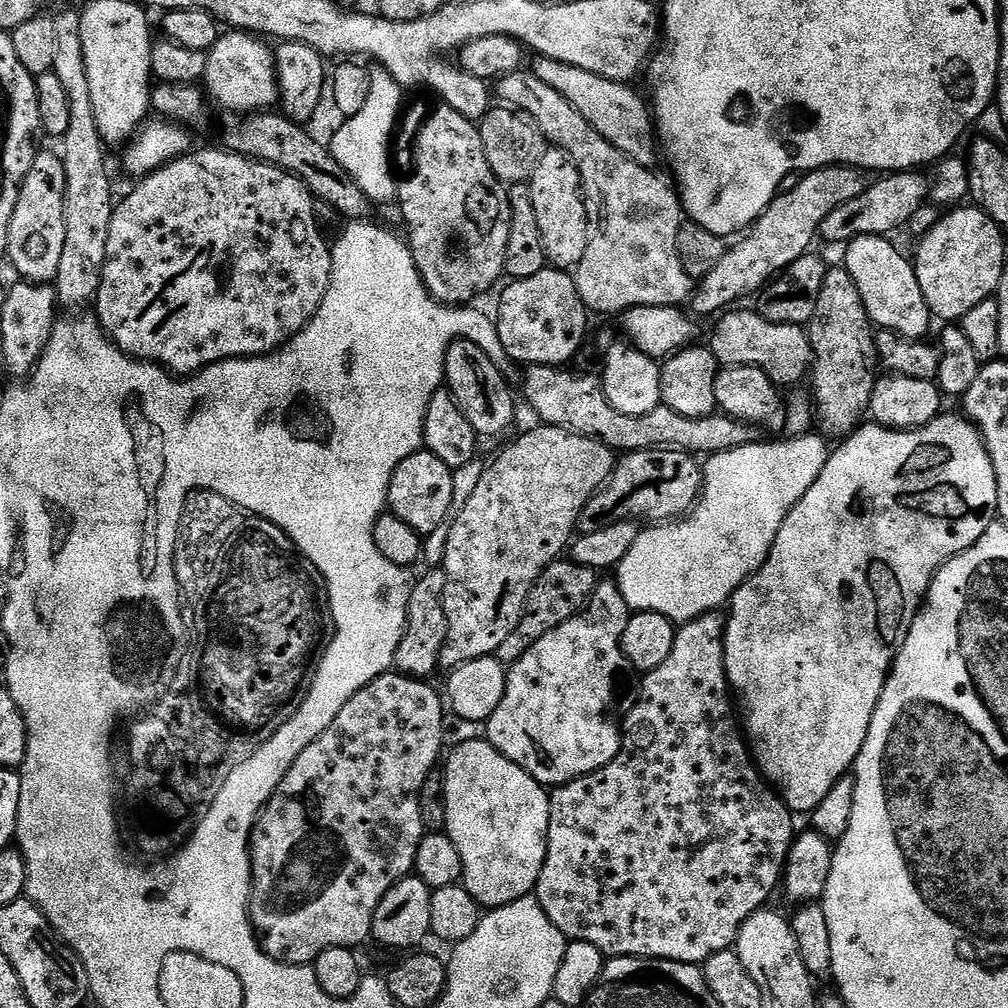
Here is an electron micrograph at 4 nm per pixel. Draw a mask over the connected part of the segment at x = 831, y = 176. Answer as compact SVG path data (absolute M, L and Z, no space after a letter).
M831 164L828 168L803 173L792 192L781 191L746 234L735 241L737 244L725 251L722 262L718 262L718 266L699 281L690 301L691 311L697 317L715 317L740 302L735 300L743 296L755 297L765 285L775 281L789 266L798 262L798 258L809 255L811 248L808 247L818 240L826 214L834 214L838 206L858 198L866 187L864 176L861 169L850 168L847 164Z

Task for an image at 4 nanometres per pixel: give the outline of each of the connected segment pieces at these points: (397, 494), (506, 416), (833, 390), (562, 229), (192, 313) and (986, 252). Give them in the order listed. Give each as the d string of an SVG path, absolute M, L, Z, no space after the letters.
M426 450L414 453L410 458L403 460L398 470L394 470L388 487L387 507L415 532L427 534L438 531L440 523L444 519L447 521L452 512L454 498L452 474L453 469L448 468L446 462L434 458L434 454Z
M465 338L456 340L448 348L448 353L444 359L444 379L447 391L452 393L452 397L458 402L462 414L466 414L466 422L474 426L477 437L500 436L512 424L512 419L516 416L516 400L512 397L512 388L508 385L506 377L500 373L500 368L488 357L488 352L480 344L475 344L475 339Z
M829 267L822 282L822 294L818 294L818 306L814 306L814 318L808 321L806 331L814 357L810 381L818 432L829 441L843 442L865 423L878 379L876 368L881 367L873 322L866 314L866 306L862 306L862 294L858 294L858 286L854 286L847 268Z
M549 147L532 174L528 189L534 198L534 211L538 218L538 227L542 229L542 246L546 250L548 264L561 270L575 269L576 265L582 262L582 254L586 254L590 235L590 213L582 191L580 171L575 162L564 149Z
M208 148L205 152L193 150L186 156L171 160L163 168L143 177L137 183L140 185L121 204L119 201L113 207L110 238L106 238L108 257L94 301L94 315L112 343L119 346L127 356L158 364L180 378L201 372L223 360L266 356L269 352L284 347L312 321L318 306L322 306L322 298L326 298L326 290L332 281L332 249L316 225L317 205L305 184L278 166L263 164L260 160L249 160L247 156L239 156L231 150L223 151L219 152L216 148Z
M964 207L945 211L937 224L919 237L914 255L918 286L922 286L926 306L940 322L959 322L978 302L993 299L1006 266L1005 233L981 208Z

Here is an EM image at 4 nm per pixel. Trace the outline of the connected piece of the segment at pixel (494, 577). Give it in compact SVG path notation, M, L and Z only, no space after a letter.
M536 426L529 432L524 432L496 461L485 467L482 474L482 482L478 482L478 490L474 490L470 502L461 512L455 513L451 521L452 529L448 532L448 541L444 544L444 564L442 571L446 574L446 590L444 591L444 609L446 610L446 622L448 623L448 633L444 649L440 655L440 668L444 670L453 670L463 666L474 659L480 659L483 656L491 656L510 638L510 634L520 625L520 619L524 613L524 603L528 601L528 596L532 588L536 585L536 579L550 566L554 561L561 559L565 555L566 549L571 545L578 532L580 515L584 507L590 502L592 495L600 491L608 483L612 472L616 469L618 463L617 453L607 448L600 440L592 440L588 436L579 436L576 432L567 432L565 428L553 428L551 426Z

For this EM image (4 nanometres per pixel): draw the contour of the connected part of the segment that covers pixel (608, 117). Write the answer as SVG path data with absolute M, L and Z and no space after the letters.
M537 59L534 71L546 86L554 86L558 94L562 94L582 118L598 130L622 154L626 154L638 166L655 169L656 152L658 156L658 128L654 123L654 112L649 101L644 100L628 84L619 84L613 80L602 78L598 74L590 74L590 70L578 70L566 66L557 60Z

